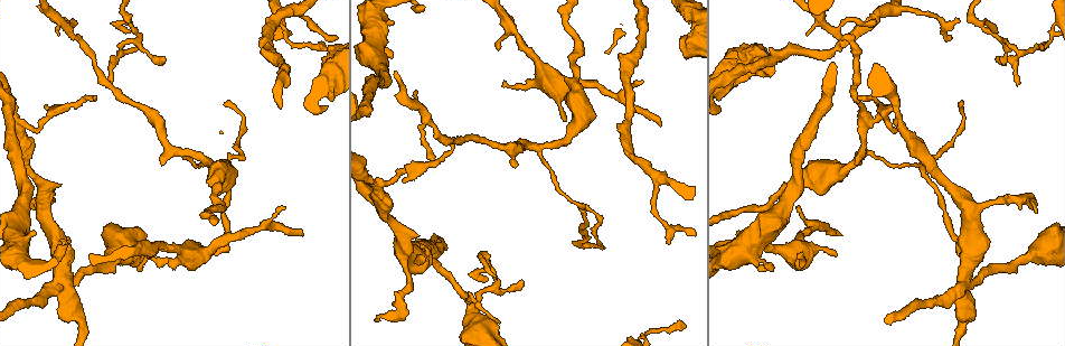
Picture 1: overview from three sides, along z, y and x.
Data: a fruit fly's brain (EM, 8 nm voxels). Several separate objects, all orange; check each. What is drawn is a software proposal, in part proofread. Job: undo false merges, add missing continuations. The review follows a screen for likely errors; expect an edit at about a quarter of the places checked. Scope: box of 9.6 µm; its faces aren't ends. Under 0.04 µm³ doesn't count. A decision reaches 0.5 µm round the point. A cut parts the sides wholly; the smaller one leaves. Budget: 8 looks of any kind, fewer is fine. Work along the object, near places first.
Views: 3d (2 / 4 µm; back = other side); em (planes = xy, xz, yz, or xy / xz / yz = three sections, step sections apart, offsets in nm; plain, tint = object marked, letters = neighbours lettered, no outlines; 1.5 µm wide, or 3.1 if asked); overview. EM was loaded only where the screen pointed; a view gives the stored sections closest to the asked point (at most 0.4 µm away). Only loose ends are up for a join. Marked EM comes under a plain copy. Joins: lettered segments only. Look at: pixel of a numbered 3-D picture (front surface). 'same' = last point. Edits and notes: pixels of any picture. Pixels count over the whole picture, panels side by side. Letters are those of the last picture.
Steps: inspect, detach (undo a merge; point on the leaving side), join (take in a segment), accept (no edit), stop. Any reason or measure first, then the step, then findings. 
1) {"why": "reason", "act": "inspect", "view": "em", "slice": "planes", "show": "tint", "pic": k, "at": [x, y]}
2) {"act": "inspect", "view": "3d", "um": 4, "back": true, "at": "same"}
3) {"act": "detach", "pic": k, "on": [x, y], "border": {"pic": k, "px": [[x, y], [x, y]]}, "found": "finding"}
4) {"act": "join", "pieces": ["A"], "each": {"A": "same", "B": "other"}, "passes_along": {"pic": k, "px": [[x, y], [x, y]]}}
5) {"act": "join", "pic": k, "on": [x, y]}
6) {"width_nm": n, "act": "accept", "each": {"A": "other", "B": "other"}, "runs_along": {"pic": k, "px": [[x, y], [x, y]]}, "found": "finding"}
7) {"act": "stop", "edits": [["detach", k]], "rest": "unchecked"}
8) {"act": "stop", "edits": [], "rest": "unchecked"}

{"why": "arms part here", "act": "inspect", "view": "em", "slice": "yz", "step": 4, "show": "tint", "pic": 1, "at": [541, 75]}

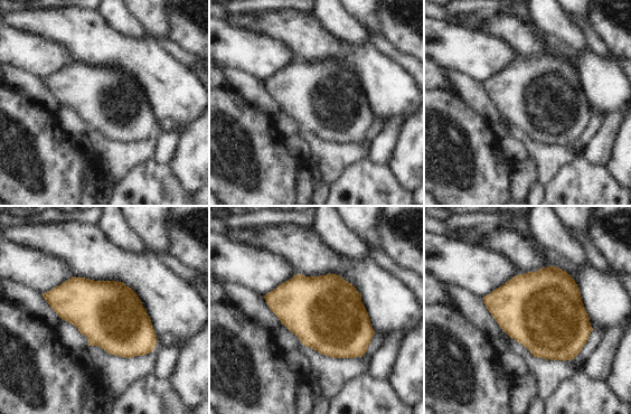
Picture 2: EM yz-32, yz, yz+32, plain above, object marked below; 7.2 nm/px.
{"why": "another direction", "act": "inspect", "view": "em", "slice": "planes", "show": "letters", "at": "same"}

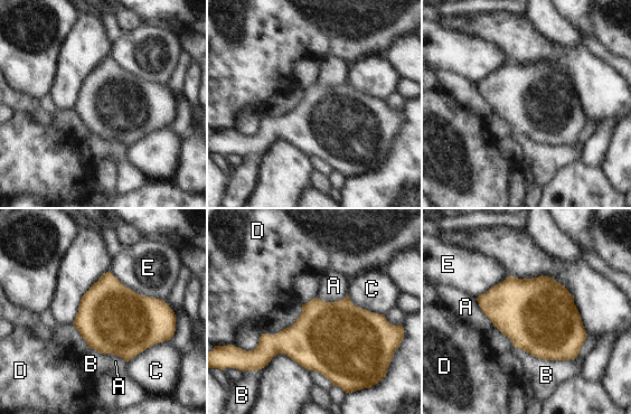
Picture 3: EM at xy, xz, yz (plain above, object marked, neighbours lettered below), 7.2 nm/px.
{"act": "accept", "each": {"A": "other", "B": "other", "C": "other", "D": "other", "E": "other"}, "border": {"pic": 3, "px": [[346, 294], [333, 301], [317, 297]]}, "found": "all the same cell"}

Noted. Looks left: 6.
{"why": "narrows sharply", "act": "inspect", "view": "em", "slice": "planes", "show": "letters", "pic": 1, "at": [627, 117]}

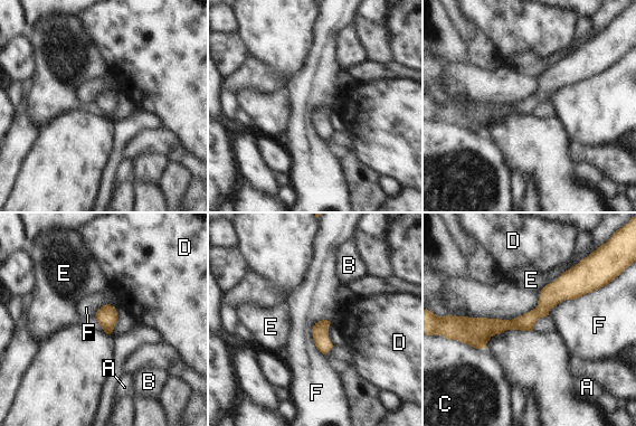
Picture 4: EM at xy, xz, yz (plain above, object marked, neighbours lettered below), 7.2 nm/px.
{"act": "accept", "each": {"A": "other", "B": "other", "C": "other", "D": "other", "E": "other", "F": "other"}, "runs_along": {"pic": 4, "px": [[588, 287], [527, 322], [463, 325]]}, "found": "continuous, no second cell"}

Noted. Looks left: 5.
{"why": "free end", "act": "inspect", "view": "em", "slice": "xy", "step": 8, "show": "letters", "pic": 1, "at": [661, 126]}

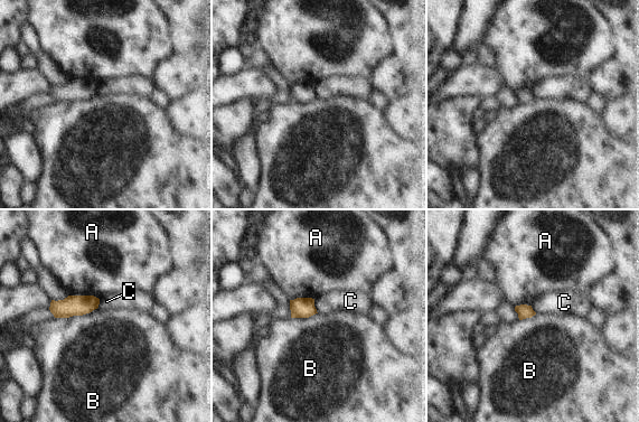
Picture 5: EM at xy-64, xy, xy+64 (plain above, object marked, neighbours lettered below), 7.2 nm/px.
{"act": "accept", "each": {"A": "other", "B": "other", "C": "other"}, "found": "none of them fits"}

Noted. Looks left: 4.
{"act": "stop", "edits": [], "rest": "unchecked"}

